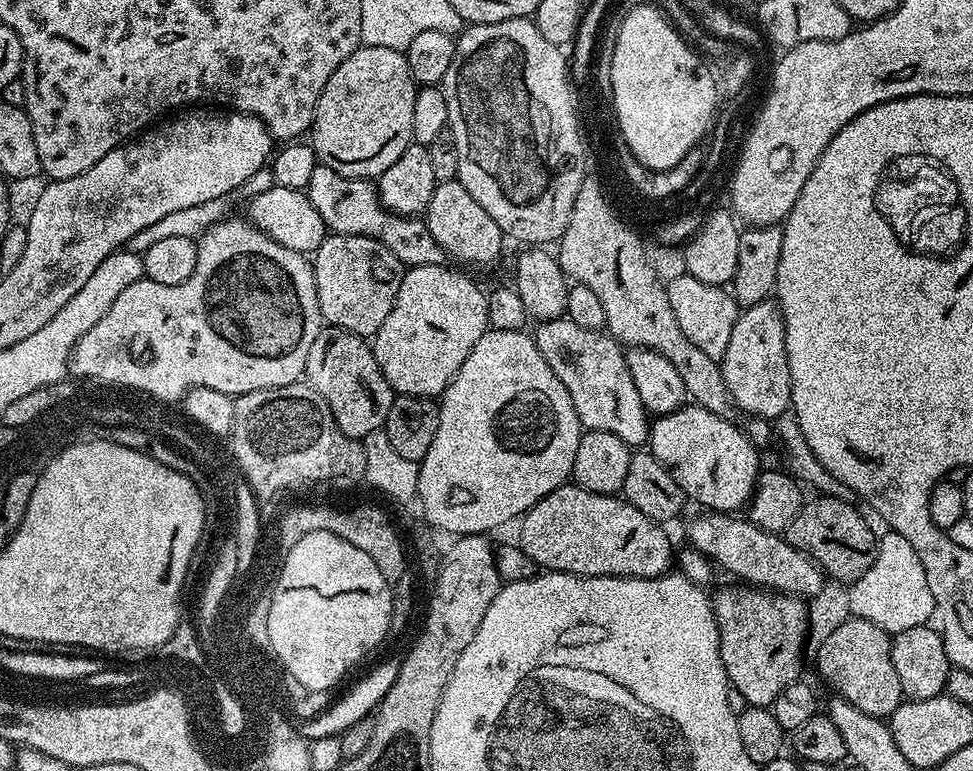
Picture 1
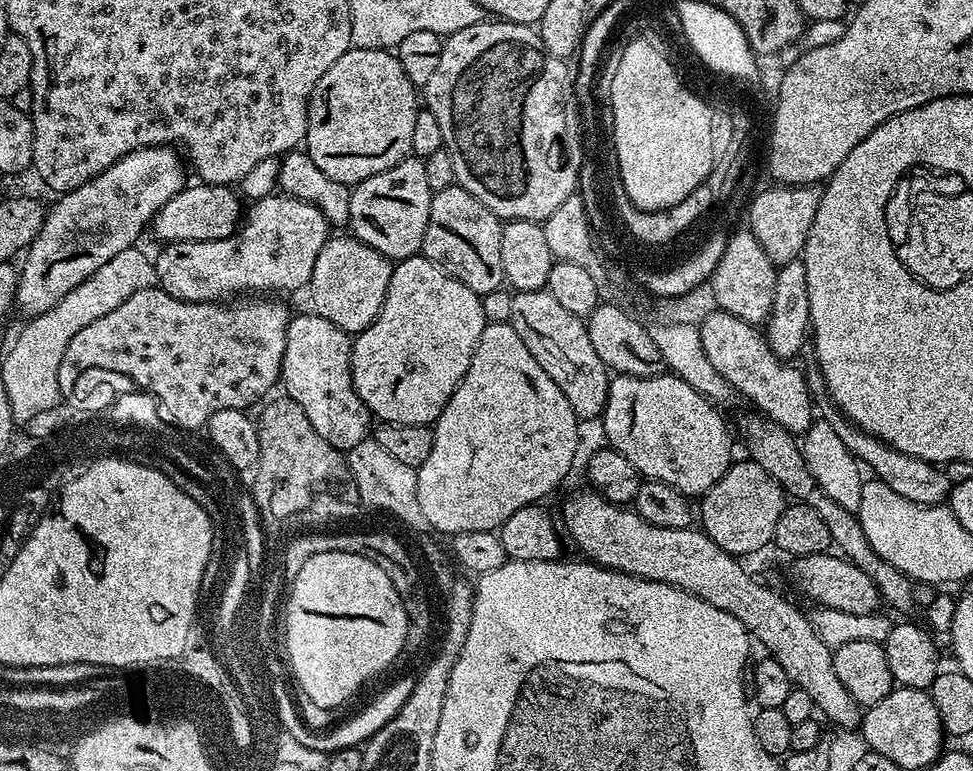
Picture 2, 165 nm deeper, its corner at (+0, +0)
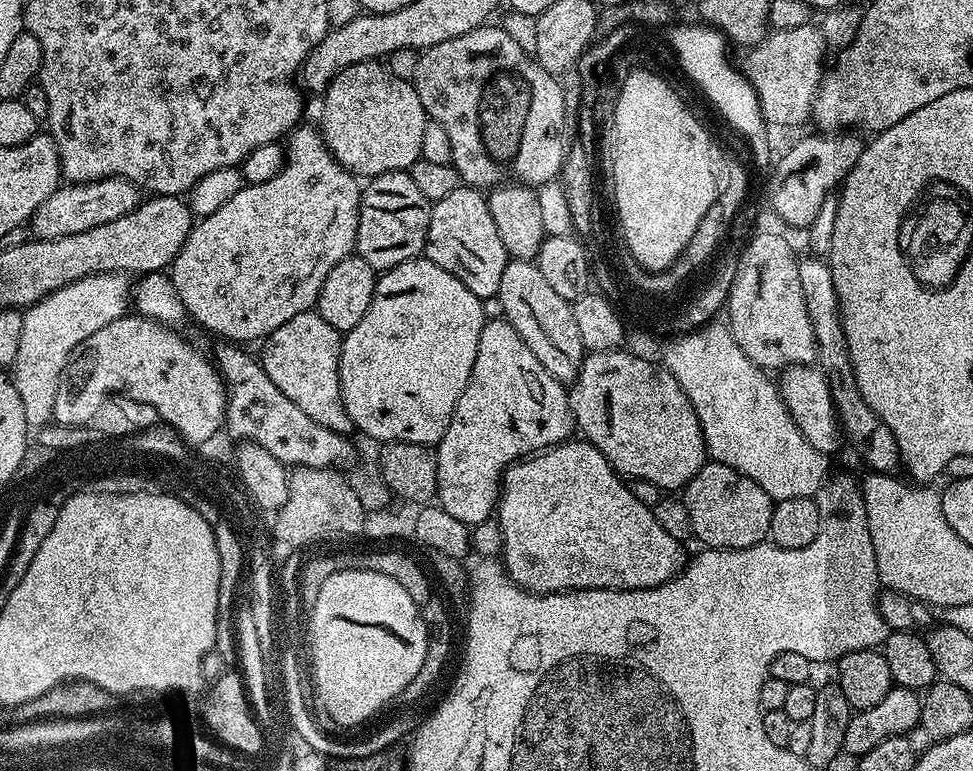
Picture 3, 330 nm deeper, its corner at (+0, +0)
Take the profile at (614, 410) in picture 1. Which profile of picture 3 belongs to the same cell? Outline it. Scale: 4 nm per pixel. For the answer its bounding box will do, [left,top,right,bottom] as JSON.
[498,259,586,382]

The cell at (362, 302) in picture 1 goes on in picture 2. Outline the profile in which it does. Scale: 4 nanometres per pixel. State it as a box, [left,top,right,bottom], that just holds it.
[310,234,393,334]

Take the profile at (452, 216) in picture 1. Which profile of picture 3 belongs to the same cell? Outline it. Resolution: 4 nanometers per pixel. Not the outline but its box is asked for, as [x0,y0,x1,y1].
[423,186,510,298]

